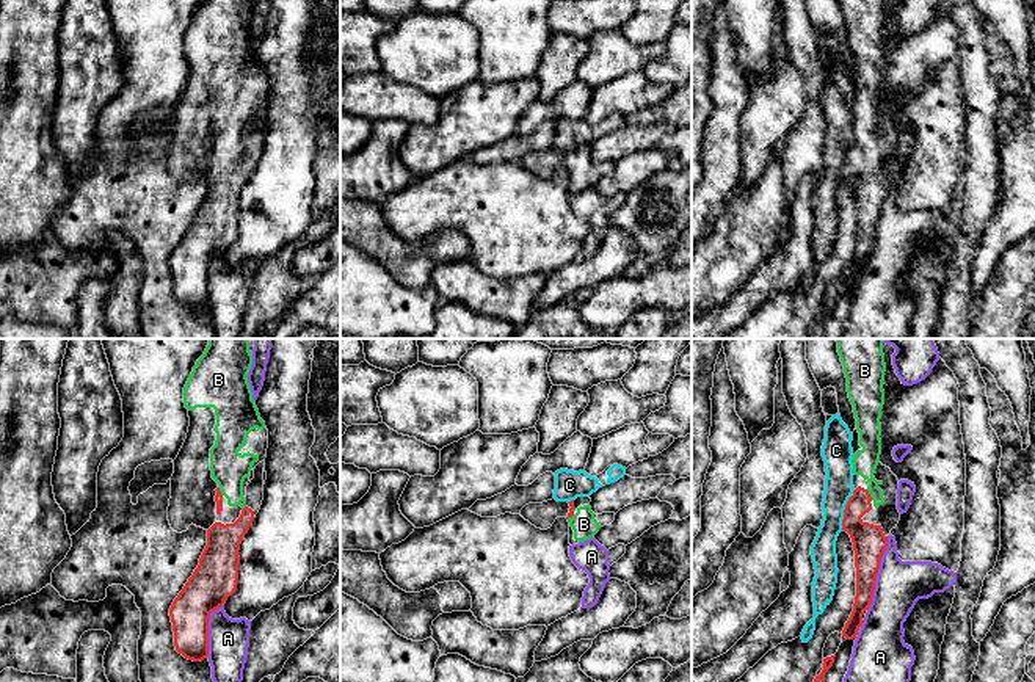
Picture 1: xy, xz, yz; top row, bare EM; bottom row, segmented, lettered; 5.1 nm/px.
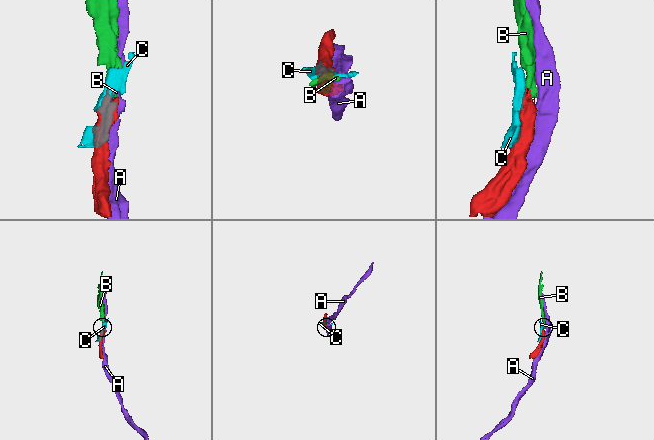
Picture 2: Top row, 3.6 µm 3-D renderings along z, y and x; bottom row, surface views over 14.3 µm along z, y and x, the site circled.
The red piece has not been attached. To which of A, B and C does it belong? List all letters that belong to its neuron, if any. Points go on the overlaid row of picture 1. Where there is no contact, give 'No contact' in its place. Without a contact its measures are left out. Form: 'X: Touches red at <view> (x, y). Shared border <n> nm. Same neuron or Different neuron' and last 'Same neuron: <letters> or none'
A: Touches red at yz (877, 574). Shared border 400 nm. Different neuron
B: Touches red at yz (869, 494). Shared border 70 nm. Same neuron
C: Touches red at yz (844, 513). Shared border 190 nm. Different neuron
Same neuron: B

